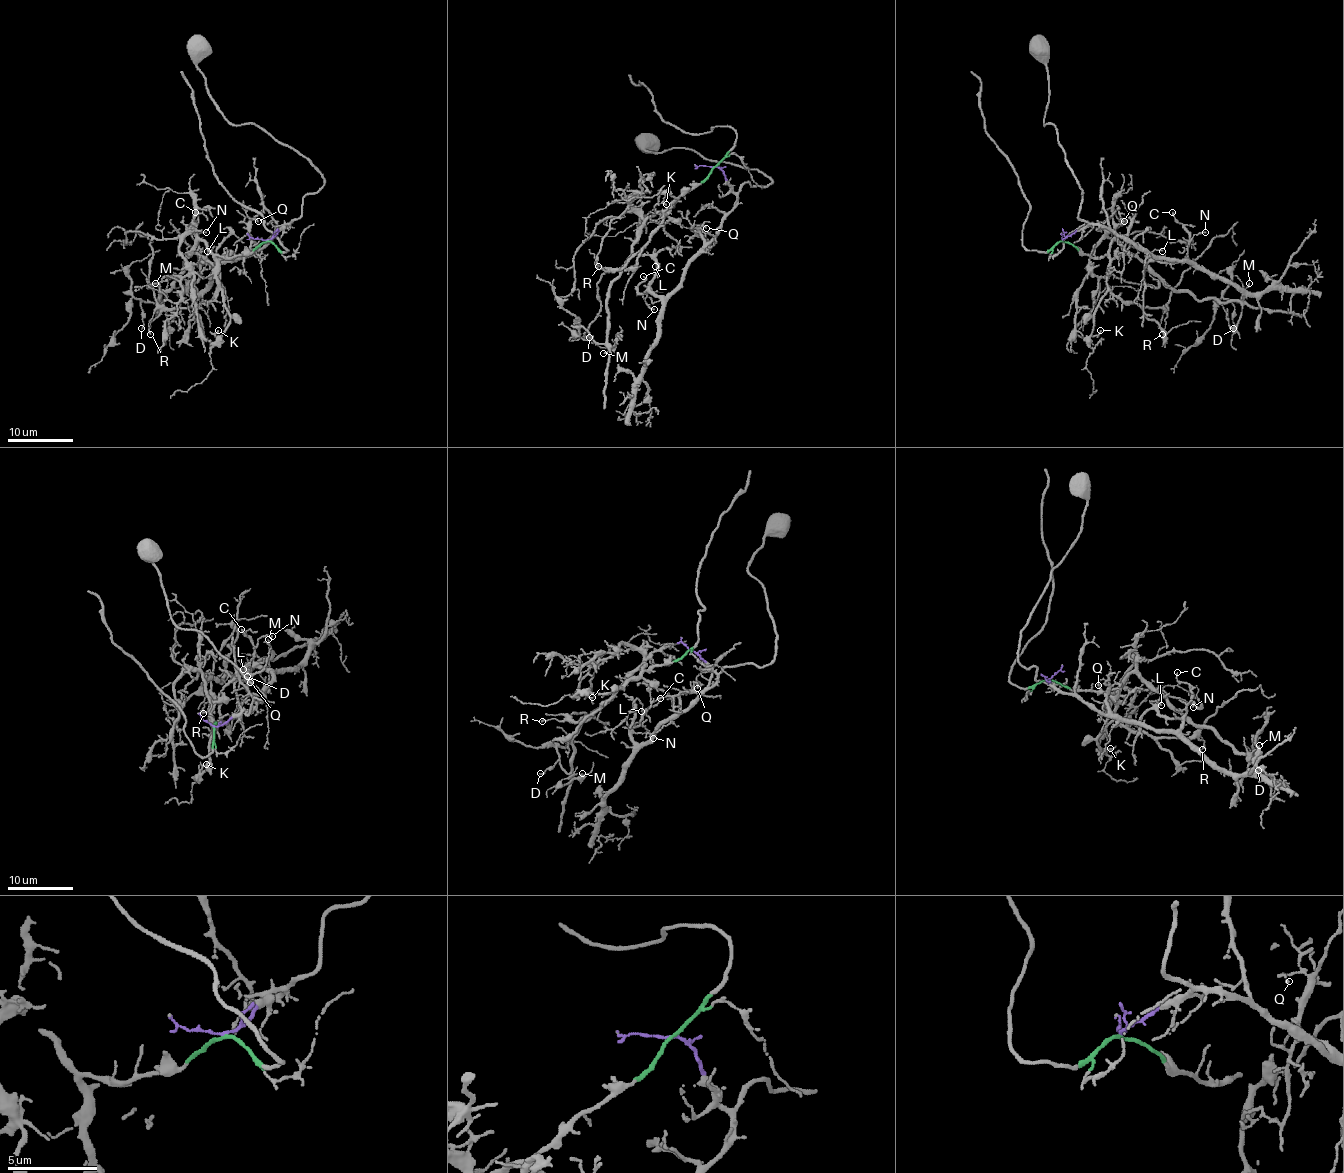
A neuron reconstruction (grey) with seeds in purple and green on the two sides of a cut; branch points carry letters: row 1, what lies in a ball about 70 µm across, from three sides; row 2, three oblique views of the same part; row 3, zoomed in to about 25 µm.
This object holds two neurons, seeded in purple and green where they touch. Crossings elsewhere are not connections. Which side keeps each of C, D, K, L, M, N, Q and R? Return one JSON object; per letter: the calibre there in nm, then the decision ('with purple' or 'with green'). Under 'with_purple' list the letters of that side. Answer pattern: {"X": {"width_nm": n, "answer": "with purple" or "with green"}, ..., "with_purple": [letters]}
{"C": {"width_nm": 110, "answer": "with purple"}, "D": {"width_nm": 90, "answer": "with green"}, "K": {"width_nm": 100, "answer": "with green"}, "L": {"width_nm": 120, "answer": "with purple"}, "M": {"width_nm": 100, "answer": "with green"}, "N": {"width_nm": 120, "answer": "with purple"}, "Q": {"width_nm": 110, "answer": "with purple"}, "R": {"width_nm": 120, "answer": "with green"}, "with_purple": ["C", "L", "N", "Q"]}

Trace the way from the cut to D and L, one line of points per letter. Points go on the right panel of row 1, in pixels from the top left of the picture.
D: (1062, 241), (1092, 258), (1100, 258), (1115, 241), (1176, 290), (1191, 292), (1199, 300), (1237, 300), (1234, 328)
L: (1062, 241), (1067, 234), (1104, 225), (1160, 258), (1193, 262), (1155, 261), (1145, 256), (1155, 249), (1163, 251)

